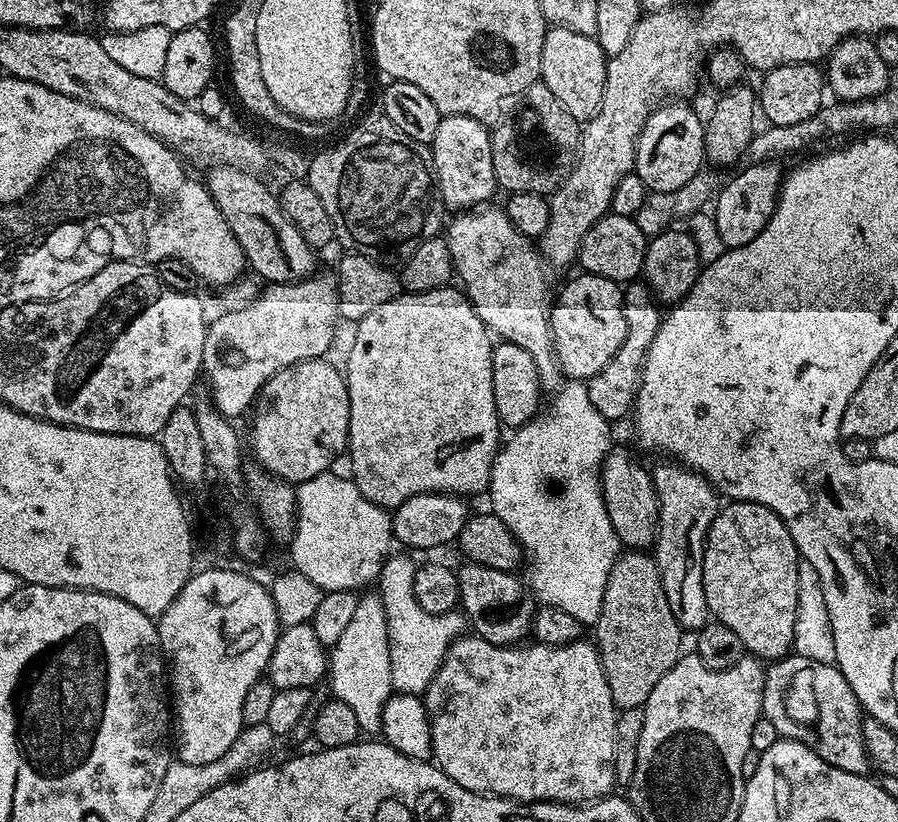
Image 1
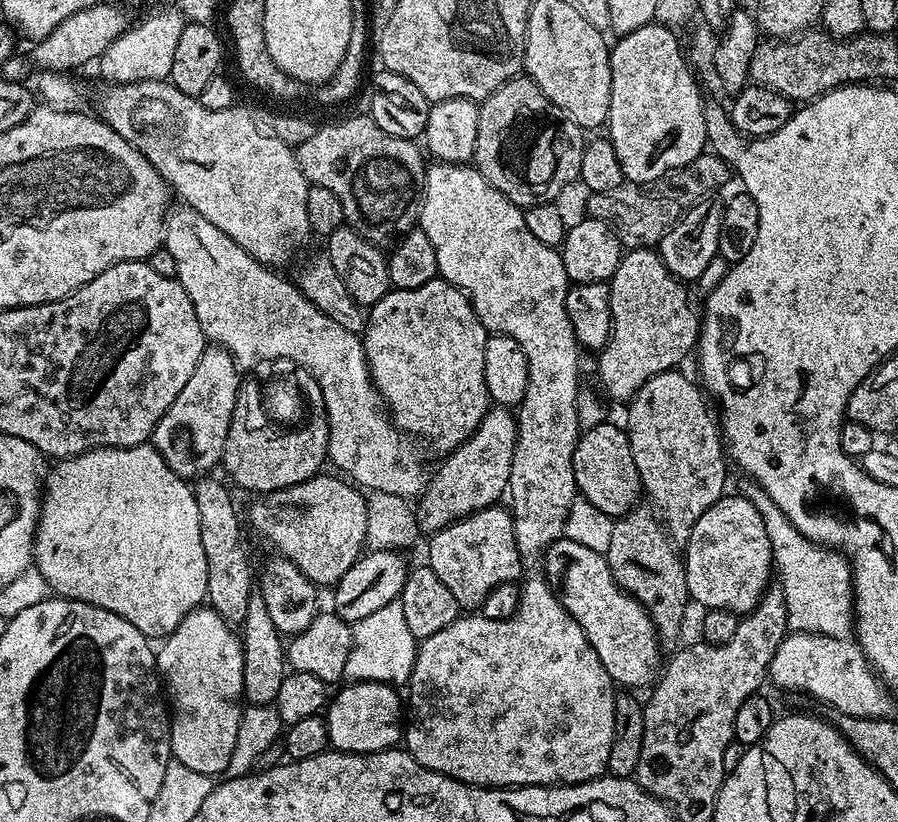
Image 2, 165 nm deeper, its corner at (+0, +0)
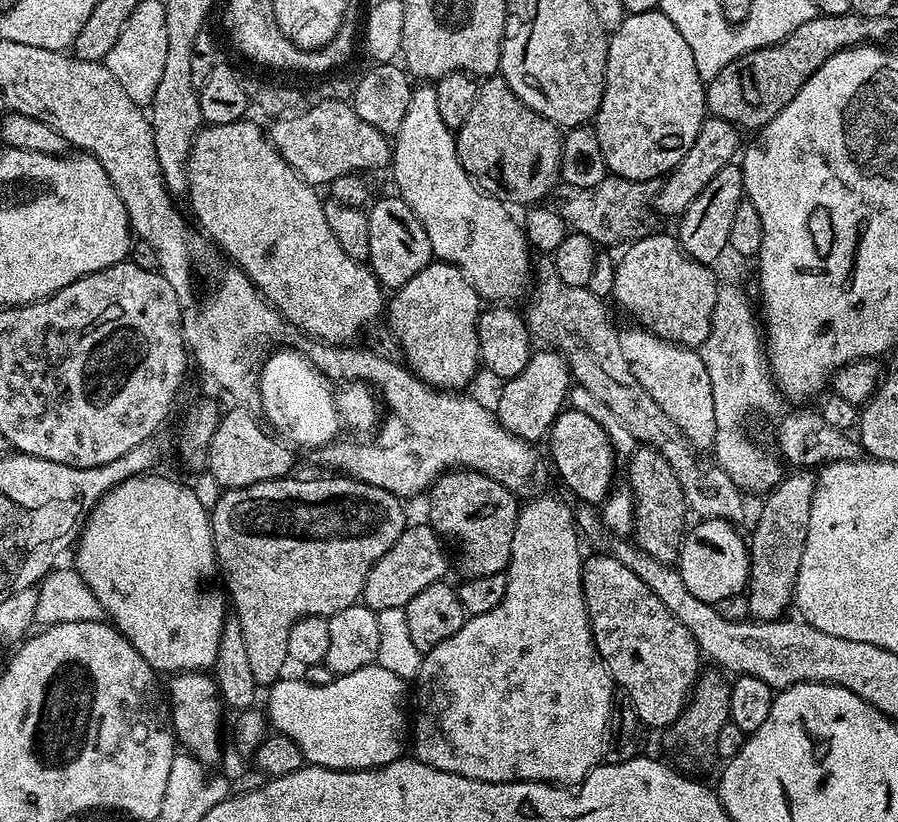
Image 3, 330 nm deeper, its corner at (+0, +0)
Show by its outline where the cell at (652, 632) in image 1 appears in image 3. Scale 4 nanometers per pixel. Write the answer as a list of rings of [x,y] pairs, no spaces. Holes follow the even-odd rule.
[[[651,446],[637,447],[627,457],[627,460],[628,481],[626,481],[626,484],[631,491],[634,505],[632,510],[634,543],[637,548],[641,548],[646,554],[650,554],[650,558],[658,558],[658,562],[663,564],[675,565],[680,558],[680,541],[686,532],[684,516],[689,515],[688,503],[682,494],[682,486],[678,486],[678,477],[674,475],[674,470],[670,470],[670,462],[666,462],[666,458],[662,458],[659,448]]]

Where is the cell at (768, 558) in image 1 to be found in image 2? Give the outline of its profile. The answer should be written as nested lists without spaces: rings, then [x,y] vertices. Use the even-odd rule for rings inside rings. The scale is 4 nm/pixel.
[[[743,494],[721,496],[718,502],[714,502],[714,506],[710,506],[710,510],[706,510],[706,514],[702,514],[702,518],[698,518],[698,522],[694,522],[694,530],[690,530],[690,538],[682,548],[682,559],[689,597],[695,603],[697,600],[704,610],[721,608],[737,614],[750,613],[768,591],[768,579],[774,576],[772,543],[766,534],[766,522],[754,508],[754,502],[750,502]]]

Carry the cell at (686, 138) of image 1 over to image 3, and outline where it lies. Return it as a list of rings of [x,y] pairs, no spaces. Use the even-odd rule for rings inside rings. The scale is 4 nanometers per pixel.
[[[659,10],[625,15],[622,26],[608,37],[604,93],[594,117],[598,142],[609,173],[627,180],[649,182],[667,176],[682,158],[686,158],[686,150],[694,146],[694,138],[698,138],[698,130],[705,118],[706,81],[698,74],[694,53],[682,34],[678,34],[678,26]]]

